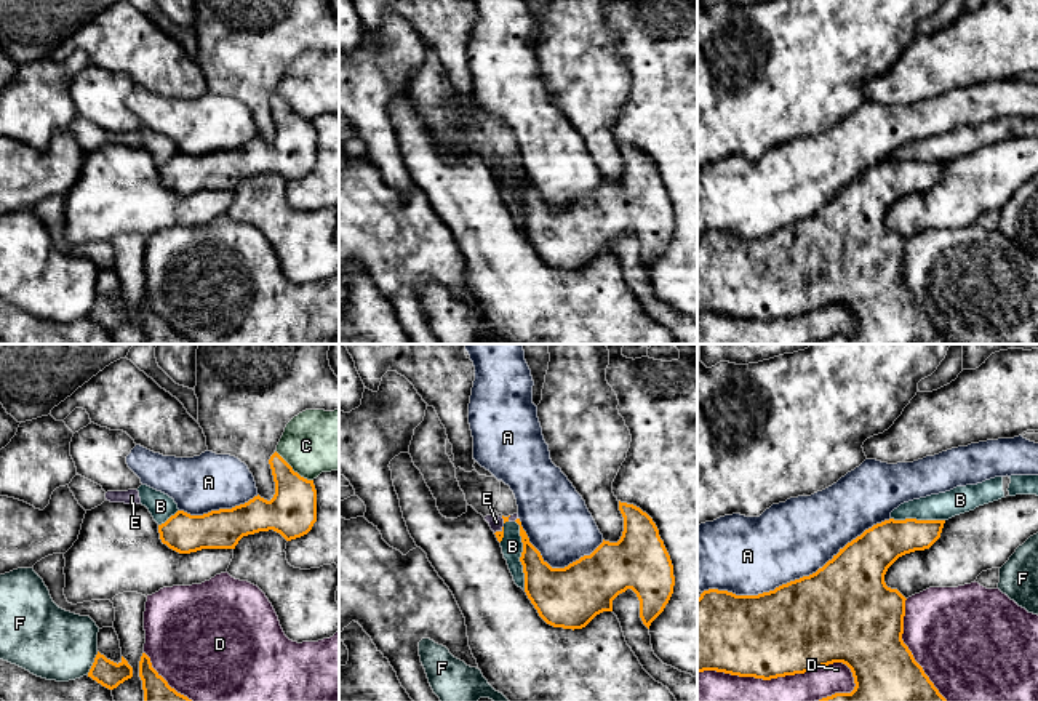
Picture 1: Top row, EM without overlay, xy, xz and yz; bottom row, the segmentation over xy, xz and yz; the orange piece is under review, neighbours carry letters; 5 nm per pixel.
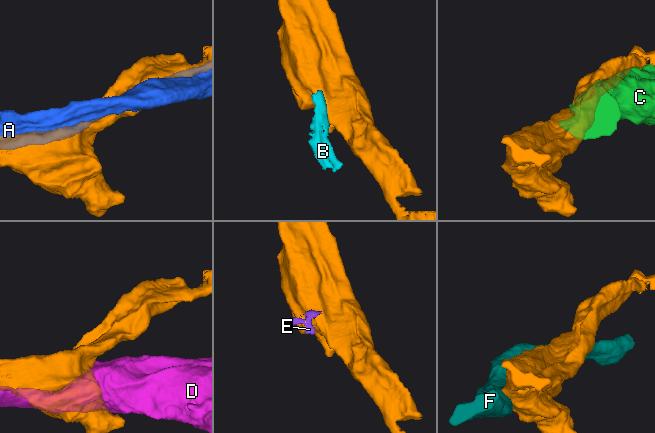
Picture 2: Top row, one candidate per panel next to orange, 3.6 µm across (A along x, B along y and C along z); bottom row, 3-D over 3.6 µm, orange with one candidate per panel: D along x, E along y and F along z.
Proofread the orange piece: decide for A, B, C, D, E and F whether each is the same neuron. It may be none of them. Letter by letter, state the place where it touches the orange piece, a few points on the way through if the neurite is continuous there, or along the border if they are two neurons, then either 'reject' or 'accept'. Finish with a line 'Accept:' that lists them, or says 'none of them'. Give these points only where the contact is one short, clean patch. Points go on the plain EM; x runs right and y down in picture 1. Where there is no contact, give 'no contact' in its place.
A: yz (795, 221) | reject
B: xz (522, 197) | reject
C: xy (291, 111) | reject
D: yz (782, 317) | reject
E: xz (499, 173) | along xz (503, 167), (495, 175) | reject
F: xy (93, 304) | reject
Accept: none of them

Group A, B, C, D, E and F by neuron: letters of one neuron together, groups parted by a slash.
A / B E / C / D / F

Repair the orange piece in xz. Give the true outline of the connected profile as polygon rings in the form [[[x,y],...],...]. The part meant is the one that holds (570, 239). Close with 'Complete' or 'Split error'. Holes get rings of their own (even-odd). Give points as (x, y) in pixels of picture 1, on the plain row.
[[[619,142],[619,152],[624,158],[621,181],[617,184],[603,181],[590,197],[584,197],[565,210],[552,210],[529,184],[520,160],[515,162],[520,166],[523,184],[520,203],[525,214],[525,234],[547,266],[573,272],[582,270],[597,256],[613,253],[613,242],[627,230],[637,235],[640,242],[640,259],[648,270],[664,253],[673,235],[675,218],[659,171],[653,160],[633,146]]]. Complete

